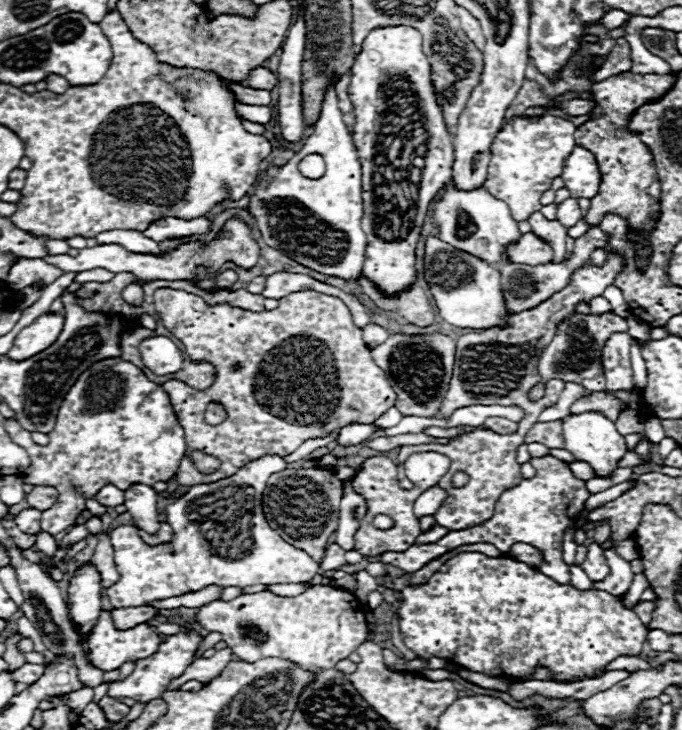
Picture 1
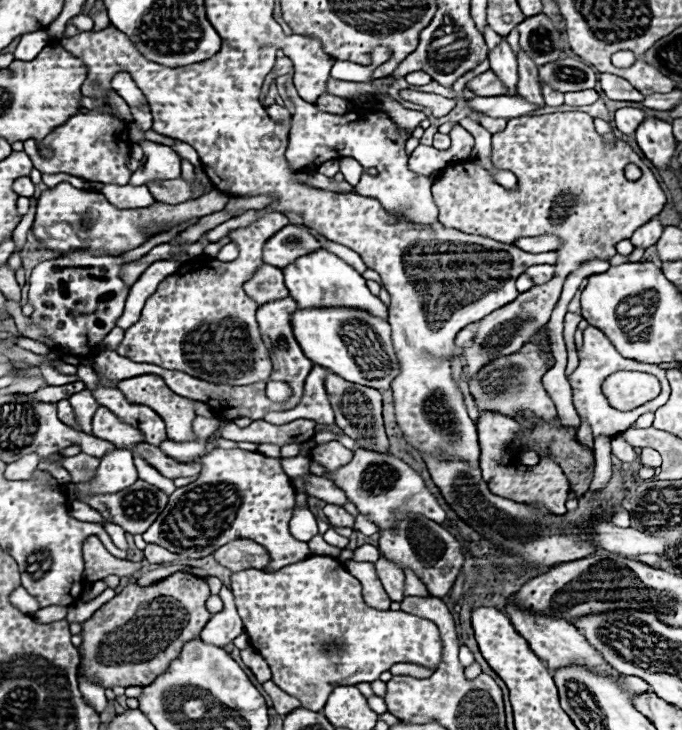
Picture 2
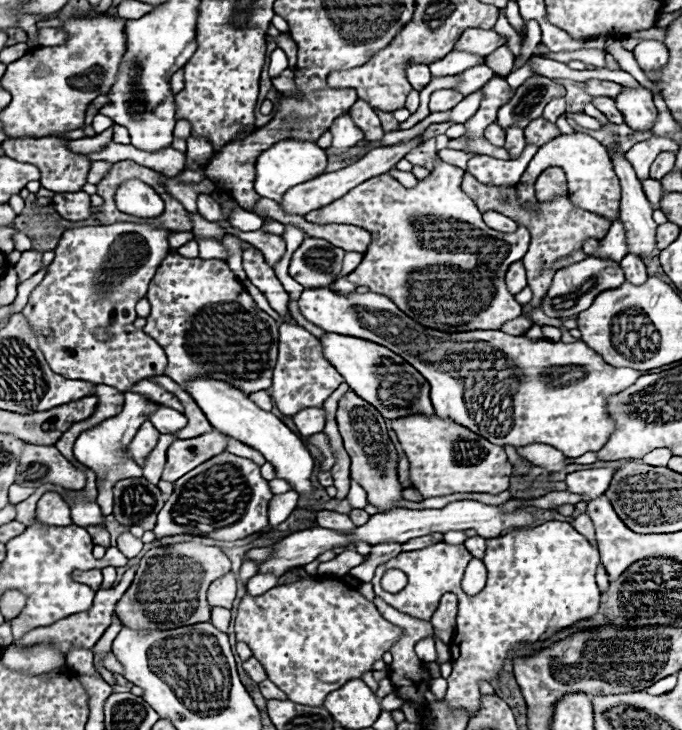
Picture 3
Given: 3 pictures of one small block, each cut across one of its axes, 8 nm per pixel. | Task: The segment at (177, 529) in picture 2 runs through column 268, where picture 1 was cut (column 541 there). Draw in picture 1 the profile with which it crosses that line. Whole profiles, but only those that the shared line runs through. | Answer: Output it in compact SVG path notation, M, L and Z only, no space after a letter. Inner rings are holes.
M542 456L532 458L530 464L536 468L536 476L532 480L520 482L516 488L510 488L508 492L500 494L500 500L496 502L492 518L488 518L484 524L478 524L476 528L466 528L460 532L448 532L444 538L440 538L434 544L424 546L412 546L408 552L384 552L380 554L382 564L398 566L406 572L416 572L416 568L422 568L428 564L428 560L436 560L436 556L442 556L462 544L476 544L476 542L488 542L494 544L498 550L508 552L512 544L526 542L534 548L540 548L540 554L544 556L544 562L540 564L540 572L552 578L559 584L569 584L569 566L562 560L562 532L566 528L576 528L576 520L580 512L584 510L584 502L590 496L590 492L584 486L584 480L578 480L572 476L568 466L554 456Z

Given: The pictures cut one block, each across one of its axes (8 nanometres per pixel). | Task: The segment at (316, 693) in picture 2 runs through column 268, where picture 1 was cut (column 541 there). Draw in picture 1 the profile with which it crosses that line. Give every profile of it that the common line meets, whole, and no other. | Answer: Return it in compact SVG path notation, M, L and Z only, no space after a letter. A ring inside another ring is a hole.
M462 552L454 558L450 558L446 564L442 564L442 568L426 584L406 586L402 590L402 596L404 596L404 600L398 608L398 620L400 620L400 634L402 634L402 640L404 640L408 650L414 650L420 658L432 658L432 656L446 658L448 662L458 664L466 670L480 672L480 674L494 676L494 678L508 678L510 682L518 682L520 678L526 678L526 676L534 674L538 664L546 666L554 674L554 682L580 682L580 680L586 680L586 678L602 676L606 672L606 664L610 664L618 656L640 656L640 652L644 648L644 642L646 642L646 634L648 634L642 620L632 610L628 610L624 606L622 598L618 598L618 596L612 596L604 590L594 590L594 588L592 590L576 590L570 584L554 582L552 578L544 576L538 568L522 564L514 558L490 558L490 556L484 556L480 552Z

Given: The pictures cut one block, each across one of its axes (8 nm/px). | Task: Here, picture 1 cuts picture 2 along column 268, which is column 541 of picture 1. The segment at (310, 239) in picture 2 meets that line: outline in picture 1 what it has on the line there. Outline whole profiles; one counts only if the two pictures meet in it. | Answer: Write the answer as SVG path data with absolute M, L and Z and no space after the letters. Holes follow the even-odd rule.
M528 232L522 236L522 240L516 244L516 246L510 246L508 248L508 258L512 262L518 262L518 264L532 264L532 266L538 266L538 264L548 264L552 262L552 246L544 240L540 240L536 234Z

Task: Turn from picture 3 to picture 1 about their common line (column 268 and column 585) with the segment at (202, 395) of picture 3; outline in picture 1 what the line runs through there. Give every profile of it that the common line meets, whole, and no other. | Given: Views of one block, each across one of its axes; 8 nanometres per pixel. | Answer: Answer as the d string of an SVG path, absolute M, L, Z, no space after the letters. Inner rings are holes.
M582 412L582 414L566 416L564 418L564 442L566 442L566 450L576 460L582 460L582 462L590 464L592 470L596 472L596 476L600 476L600 478L616 472L618 462L628 452L626 444L624 444L624 436L618 434L614 422L604 418L598 412Z

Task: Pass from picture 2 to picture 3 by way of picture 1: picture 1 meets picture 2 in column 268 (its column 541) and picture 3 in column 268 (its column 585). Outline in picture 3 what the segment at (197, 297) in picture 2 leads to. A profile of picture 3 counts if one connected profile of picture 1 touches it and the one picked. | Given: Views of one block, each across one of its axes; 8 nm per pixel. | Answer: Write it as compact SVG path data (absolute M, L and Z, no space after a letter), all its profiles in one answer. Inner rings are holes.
M170 252L146 294L152 312L142 328L166 352L166 376L182 388L198 376L222 380L242 392L266 390L278 354L278 322L256 306L224 260L182 258Z

